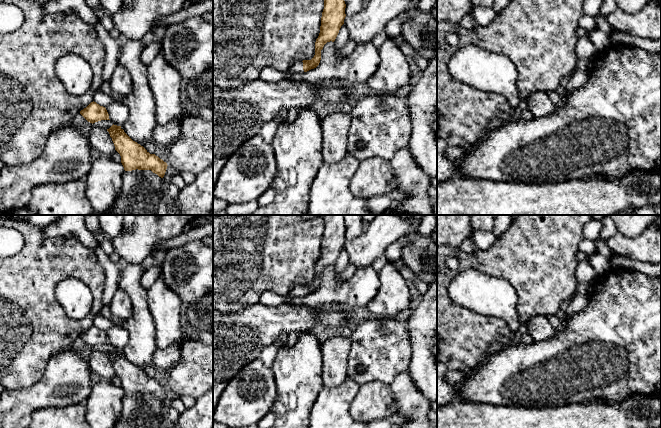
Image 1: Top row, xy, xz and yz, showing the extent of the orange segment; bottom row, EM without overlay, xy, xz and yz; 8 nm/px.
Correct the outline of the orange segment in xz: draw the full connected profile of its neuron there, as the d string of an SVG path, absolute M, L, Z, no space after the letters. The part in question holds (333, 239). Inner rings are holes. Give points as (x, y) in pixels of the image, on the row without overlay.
M323 215L324 233L321 241L320 257L315 266L315 279L311 284L298 285L287 297L302 298L316 292L321 284L321 274L327 266L334 266L346 241L344 215Z

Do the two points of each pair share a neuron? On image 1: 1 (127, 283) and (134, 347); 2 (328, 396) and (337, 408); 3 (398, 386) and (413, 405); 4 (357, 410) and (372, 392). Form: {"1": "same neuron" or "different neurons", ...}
{"1": "same neuron", "2": "same neuron", "3": "same neuron", "4": "same neuron"}

